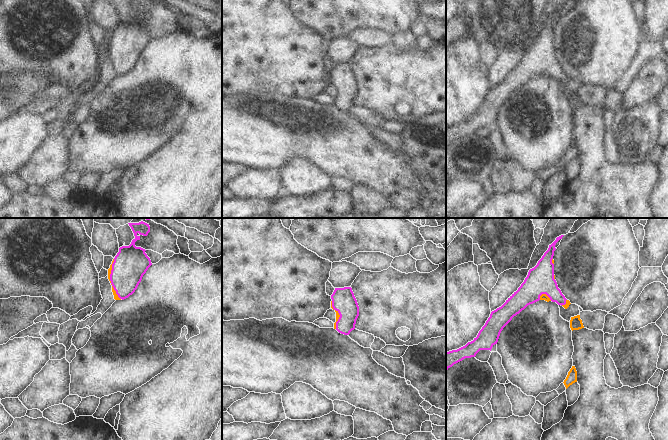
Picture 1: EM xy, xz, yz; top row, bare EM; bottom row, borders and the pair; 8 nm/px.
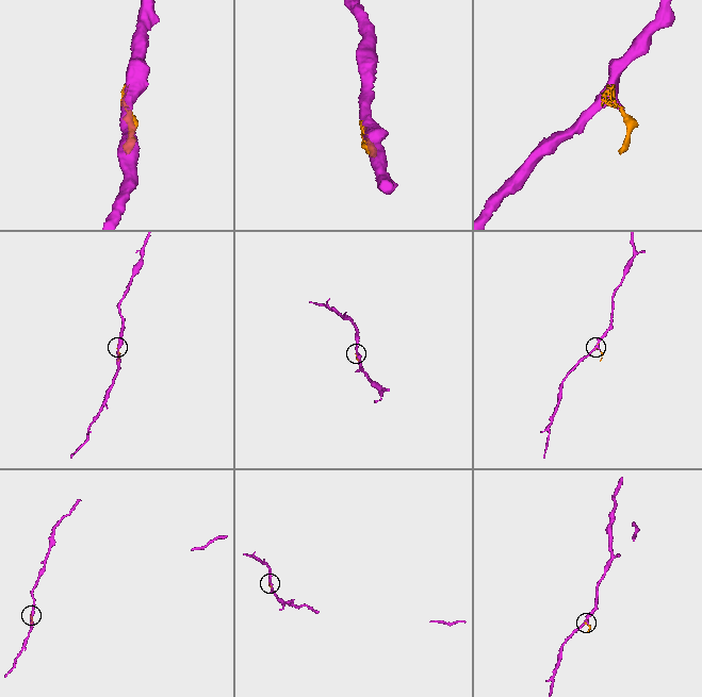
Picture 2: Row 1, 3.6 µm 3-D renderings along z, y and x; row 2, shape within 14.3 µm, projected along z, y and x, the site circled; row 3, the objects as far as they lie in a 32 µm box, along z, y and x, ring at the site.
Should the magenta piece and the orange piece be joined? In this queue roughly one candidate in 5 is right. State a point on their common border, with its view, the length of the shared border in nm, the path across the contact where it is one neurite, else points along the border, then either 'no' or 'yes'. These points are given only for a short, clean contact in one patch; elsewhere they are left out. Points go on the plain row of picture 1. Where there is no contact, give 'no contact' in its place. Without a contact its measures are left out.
xy (110, 55) | 340 nm | yes

